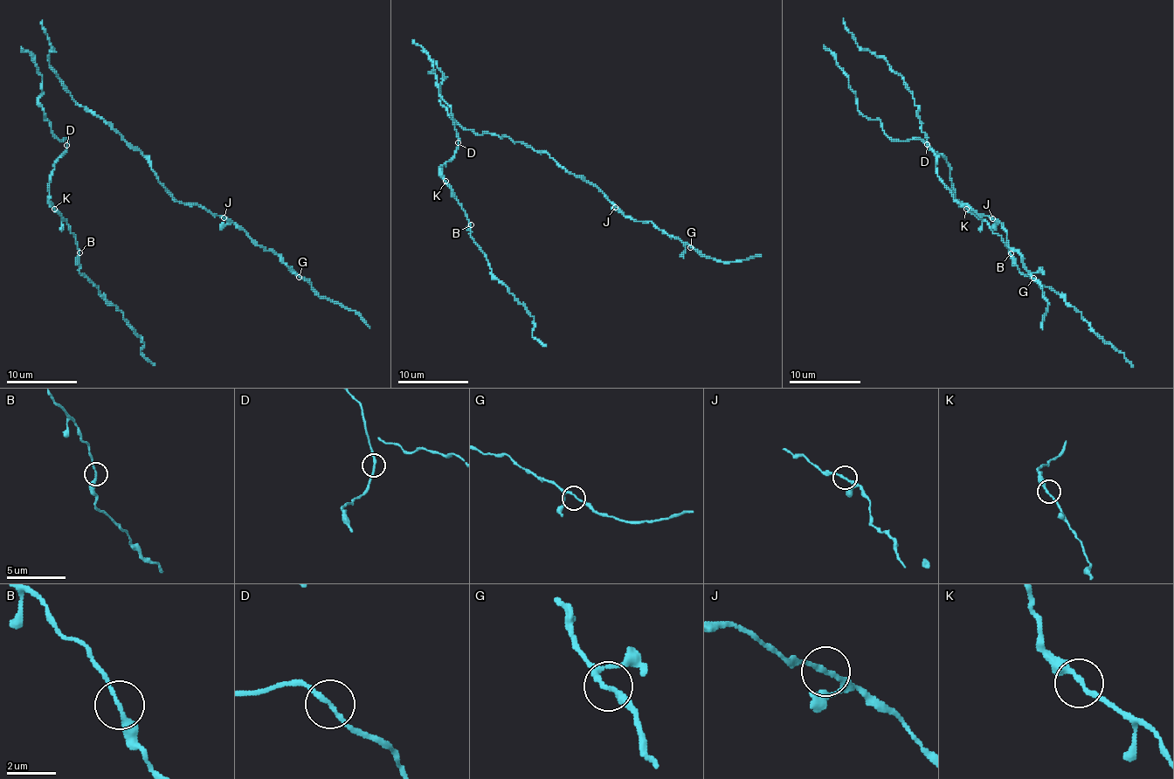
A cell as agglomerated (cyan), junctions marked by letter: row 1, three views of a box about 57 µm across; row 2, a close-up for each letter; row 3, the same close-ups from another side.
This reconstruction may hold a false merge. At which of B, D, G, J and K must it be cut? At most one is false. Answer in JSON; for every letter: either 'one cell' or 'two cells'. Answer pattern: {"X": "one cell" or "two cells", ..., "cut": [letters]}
{"B": "one cell", "D": "one cell", "G": "one cell", "J": "one cell", "K": "one cell", "cut": []}

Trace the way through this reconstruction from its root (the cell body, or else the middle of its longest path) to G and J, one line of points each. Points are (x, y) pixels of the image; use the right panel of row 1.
G: (852, 37), (901, 77), (920, 109), (941, 182), (959, 203), (1004, 226), (1007, 246), (1033, 278)
J: (852, 37), (859, 47), (880, 56), (913, 93), (921, 130), (935, 157), (935, 171), (951, 196), (992, 217)

